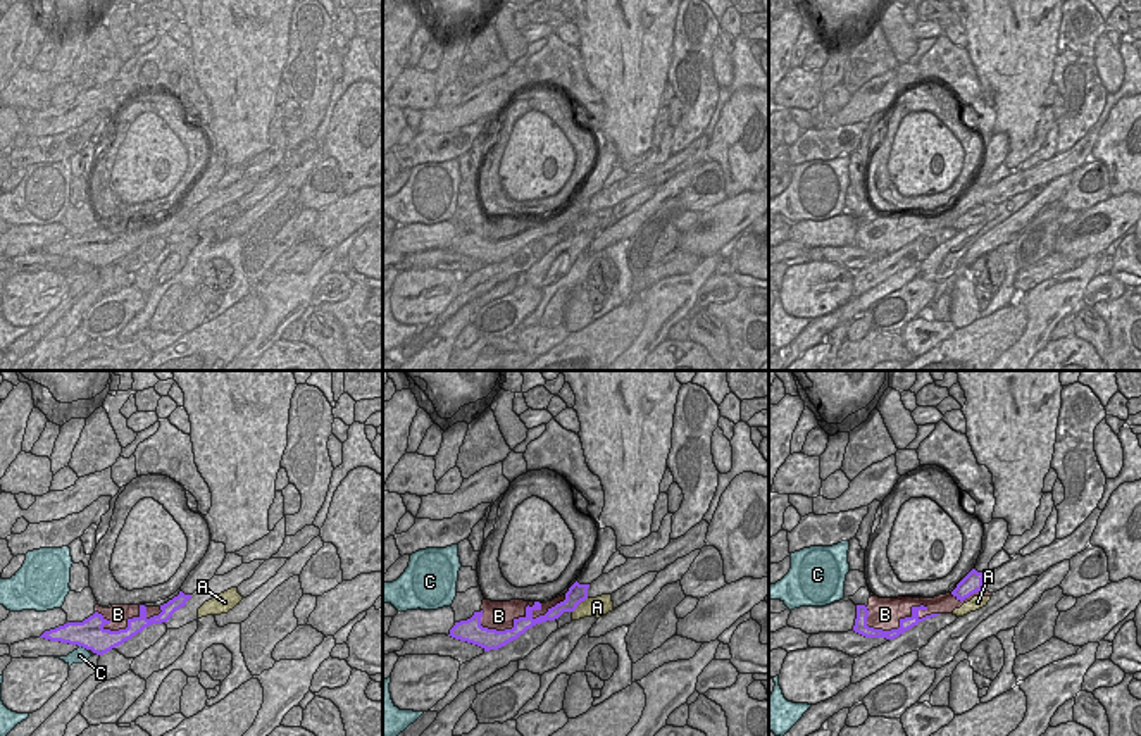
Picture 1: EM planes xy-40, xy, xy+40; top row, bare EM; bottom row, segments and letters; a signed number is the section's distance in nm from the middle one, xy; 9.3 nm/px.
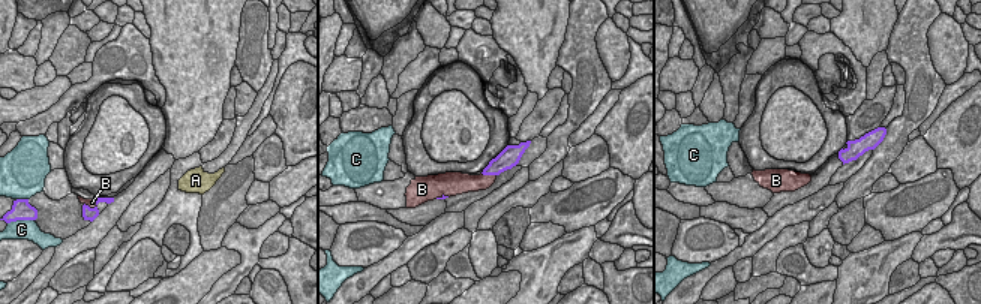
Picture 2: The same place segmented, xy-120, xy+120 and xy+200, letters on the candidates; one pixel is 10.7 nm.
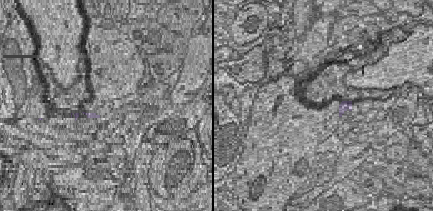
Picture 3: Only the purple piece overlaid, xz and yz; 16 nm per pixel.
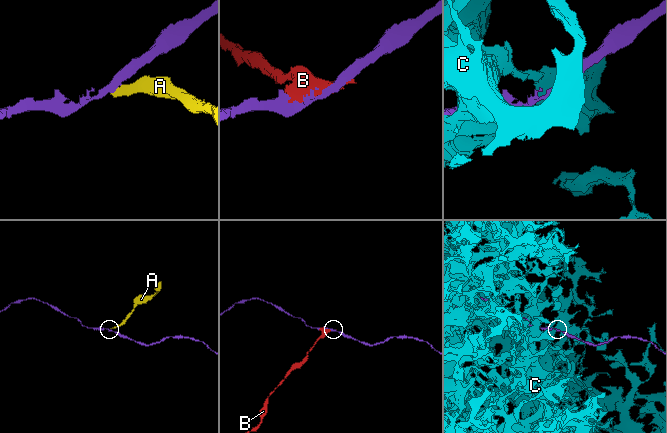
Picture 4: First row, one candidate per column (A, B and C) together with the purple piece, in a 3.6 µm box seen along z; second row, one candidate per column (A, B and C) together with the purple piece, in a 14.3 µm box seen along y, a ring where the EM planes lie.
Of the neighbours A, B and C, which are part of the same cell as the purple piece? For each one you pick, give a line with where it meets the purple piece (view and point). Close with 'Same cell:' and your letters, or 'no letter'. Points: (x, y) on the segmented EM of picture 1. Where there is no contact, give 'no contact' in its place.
Same cell: no letter

